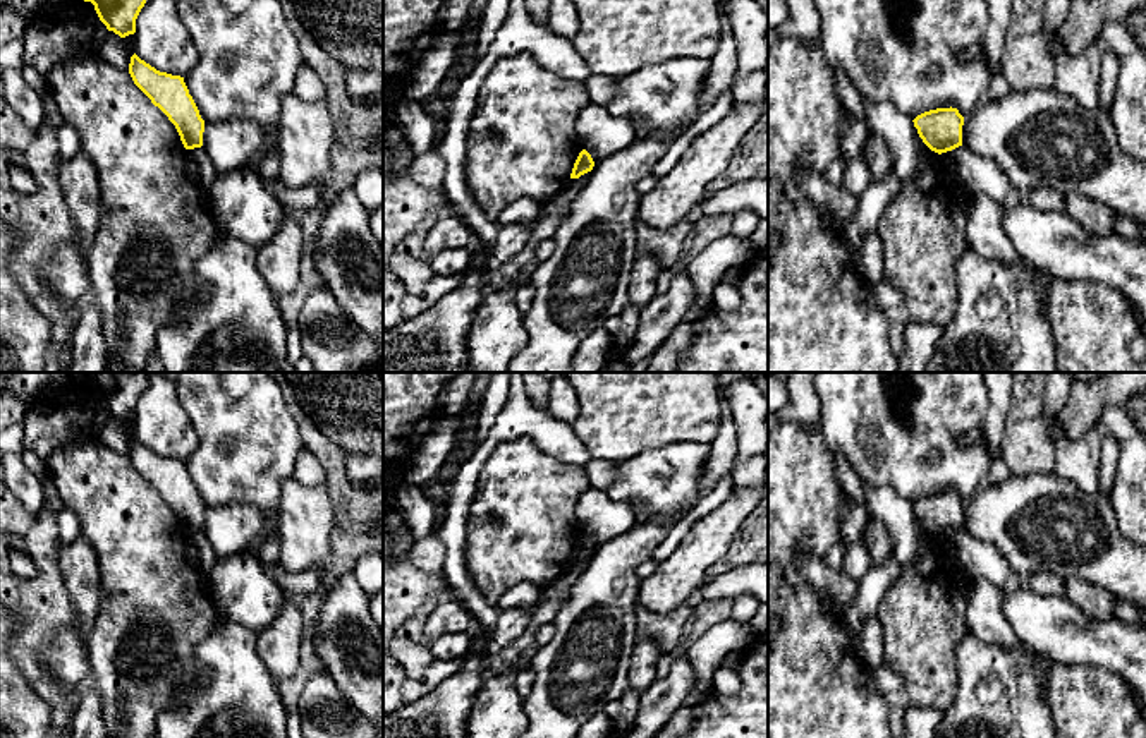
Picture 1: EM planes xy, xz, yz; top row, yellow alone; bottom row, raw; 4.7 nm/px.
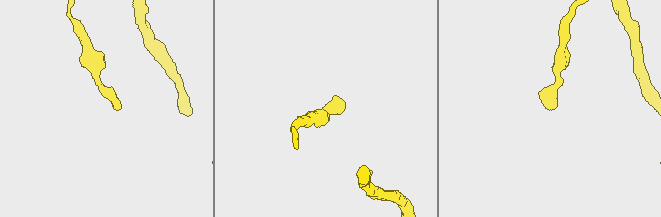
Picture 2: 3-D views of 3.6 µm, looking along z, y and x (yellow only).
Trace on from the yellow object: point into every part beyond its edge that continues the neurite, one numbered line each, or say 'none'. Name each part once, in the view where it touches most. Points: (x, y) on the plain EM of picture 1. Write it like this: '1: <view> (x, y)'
none

